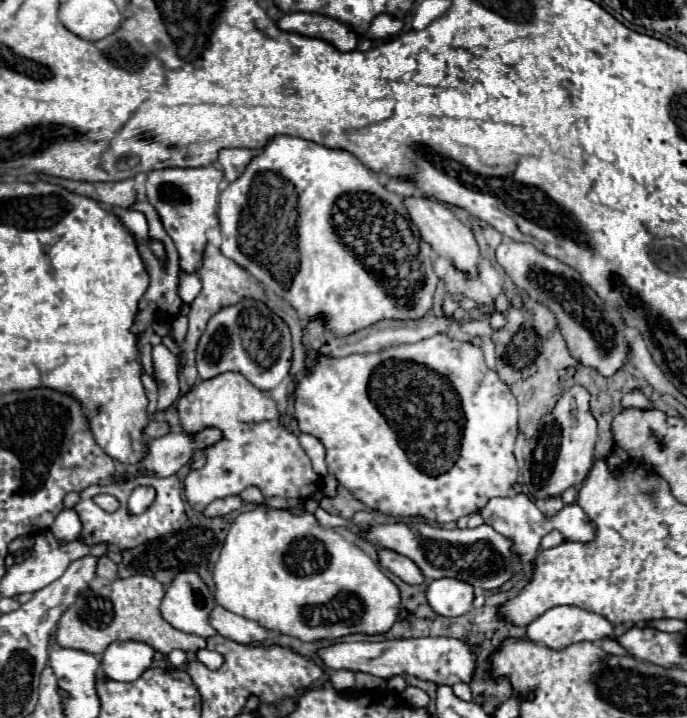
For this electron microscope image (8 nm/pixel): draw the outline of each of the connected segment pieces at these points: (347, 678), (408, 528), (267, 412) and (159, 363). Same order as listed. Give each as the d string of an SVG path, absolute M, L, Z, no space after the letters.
M337 670L331 674L331 682L337 690L341 692L349 692L355 686L355 672L351 670Z
M427 522L419 524L383 524L383 526L371 526L371 530L365 534L365 538L381 548L395 550L407 558L411 558L423 576L427 580L439 580L439 578L457 578L463 580L479 590L497 590L507 580L513 578L515 566L519 558L511 552L511 538L495 532L489 524L483 524L479 528L441 528L431 526Z
M239 372L217 374L215 378L201 380L187 394L179 396L177 412L185 432L199 432L209 426L223 430L223 440L213 448L205 450L207 464L195 472L189 472L189 476L185 478L185 496L193 510L203 512L213 500L241 494L247 486L257 486L265 498L281 496L281 498L305 498L305 500L309 500L309 496L323 486L323 478L313 472L311 460L301 448L297 436L281 426L275 400L271 400L261 390L251 386L251 382L247 382Z
M165 344L153 346L153 376L159 392L159 410L169 408L179 396L179 378L177 378L177 360Z

